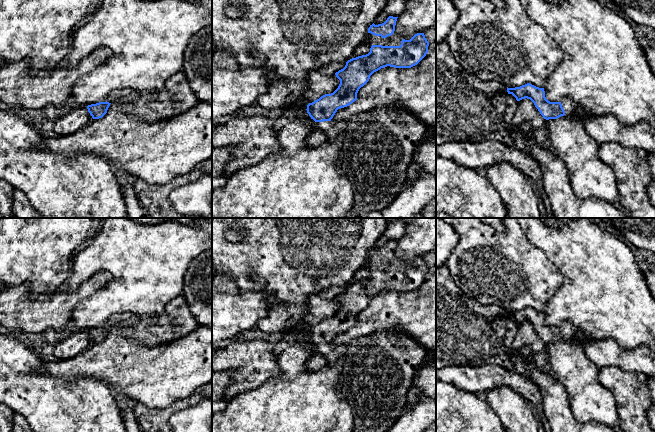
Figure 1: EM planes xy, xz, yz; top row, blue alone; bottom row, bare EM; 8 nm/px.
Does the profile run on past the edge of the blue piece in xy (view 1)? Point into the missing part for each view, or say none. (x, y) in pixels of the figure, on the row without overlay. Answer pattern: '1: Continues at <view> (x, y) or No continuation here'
1: Continues at xy (176, 321)

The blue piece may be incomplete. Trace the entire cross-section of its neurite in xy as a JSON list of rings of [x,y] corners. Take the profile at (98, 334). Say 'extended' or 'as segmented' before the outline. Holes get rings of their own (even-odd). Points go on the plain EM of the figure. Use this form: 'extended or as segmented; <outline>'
extended; [[[180,294],[169,302],[165,310],[156,316],[141,317],[130,313],[116,314],[105,326],[87,330],[93,343],[102,342],[112,327],[125,330],[129,338],[143,346],[160,346],[175,341],[198,328],[185,297]]]

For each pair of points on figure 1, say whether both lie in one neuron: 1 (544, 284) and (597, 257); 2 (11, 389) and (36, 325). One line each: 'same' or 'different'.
1: different
2: different

